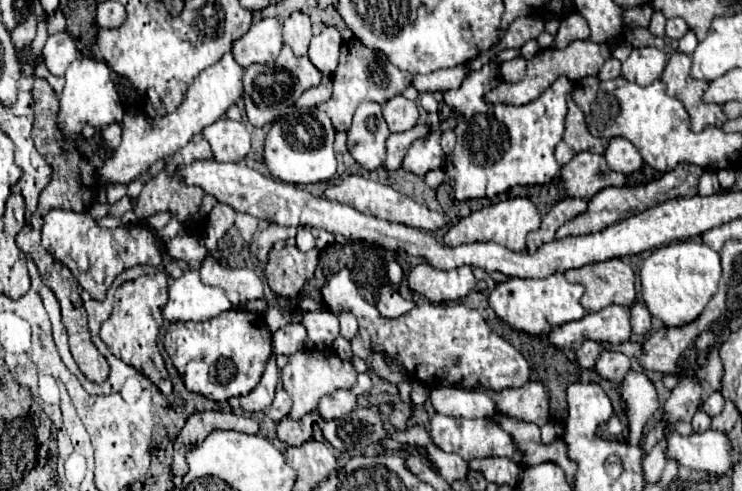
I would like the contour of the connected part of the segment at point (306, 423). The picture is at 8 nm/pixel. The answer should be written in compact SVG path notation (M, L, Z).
M311 412L301 420L293 420L293 418L285 416L277 424L277 438L289 446L301 446L313 438L313 430L321 422L323 422L323 418L317 412Z

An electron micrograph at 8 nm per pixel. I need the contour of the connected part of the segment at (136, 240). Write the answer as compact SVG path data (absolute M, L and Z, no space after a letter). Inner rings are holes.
M51 210L45 216L45 224L43 224L43 240L41 240L43 248L47 252L51 252L57 260L61 260L63 264L69 266L69 270L73 272L73 276L77 278L77 282L81 284L83 290L87 290L95 300L103 300L109 286L113 284L115 276L119 276L123 270L137 266L137 264L161 264L163 254L165 254L165 244L157 240L155 232L141 228L139 224L131 224L131 226L119 226L119 228L99 228L95 218L89 212L71 212L71 210Z

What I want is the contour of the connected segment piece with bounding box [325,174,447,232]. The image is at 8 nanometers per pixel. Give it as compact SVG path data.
M347 176L341 184L335 184L331 186L325 196L329 200L337 200L341 204L347 204L347 206L353 206L355 210L363 212L363 214L373 214L375 218L381 218L381 220L387 220L387 222L397 222L397 224L405 224L405 226L411 226L411 228L419 228L419 230L439 230L447 224L445 216L441 212L435 212L435 210L429 210L425 204L413 200L411 196L407 194L401 194L397 190L393 190L391 186L387 184L379 184L375 180L369 180L365 176Z

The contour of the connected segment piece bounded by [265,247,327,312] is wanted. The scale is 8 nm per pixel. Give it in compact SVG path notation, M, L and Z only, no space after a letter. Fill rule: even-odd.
M297 247L289 248L289 254L268 254L265 275L269 287L277 296L283 296L287 300L299 298L301 312L327 310L325 302L313 300L311 296L303 294L305 282L313 278L313 272L317 268L317 258L319 258L317 248L313 248L311 252L305 252L305 254ZM276 256L282 257L281 262L275 258Z

